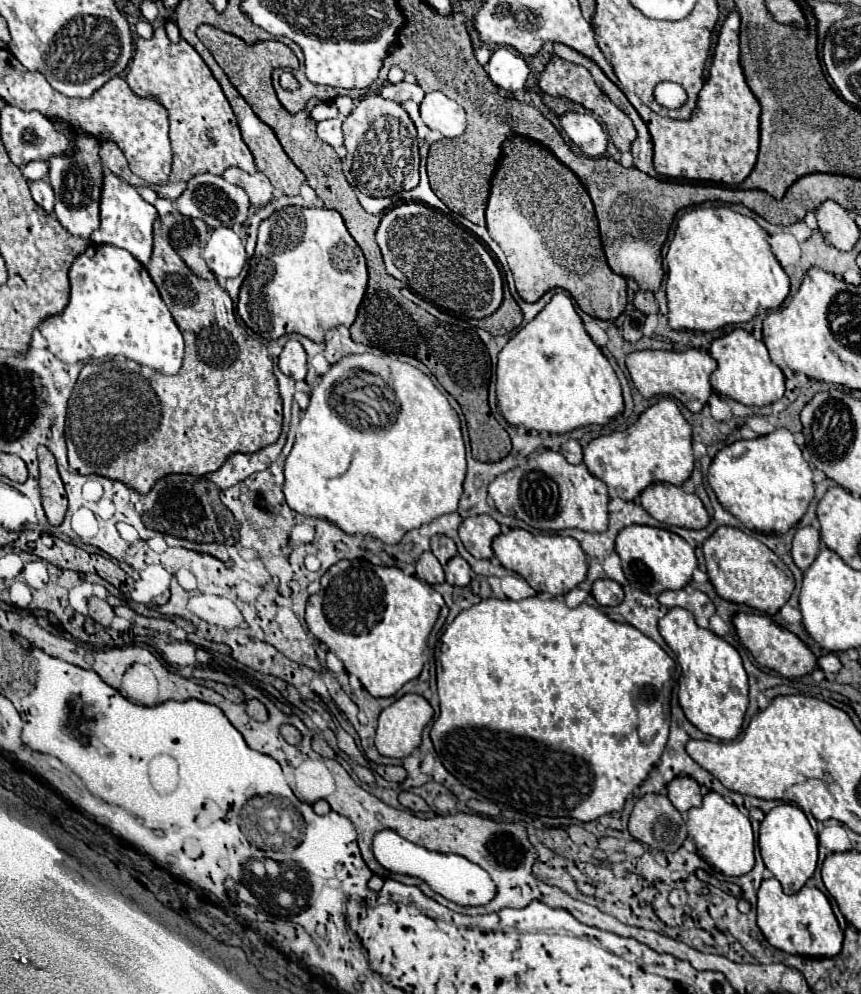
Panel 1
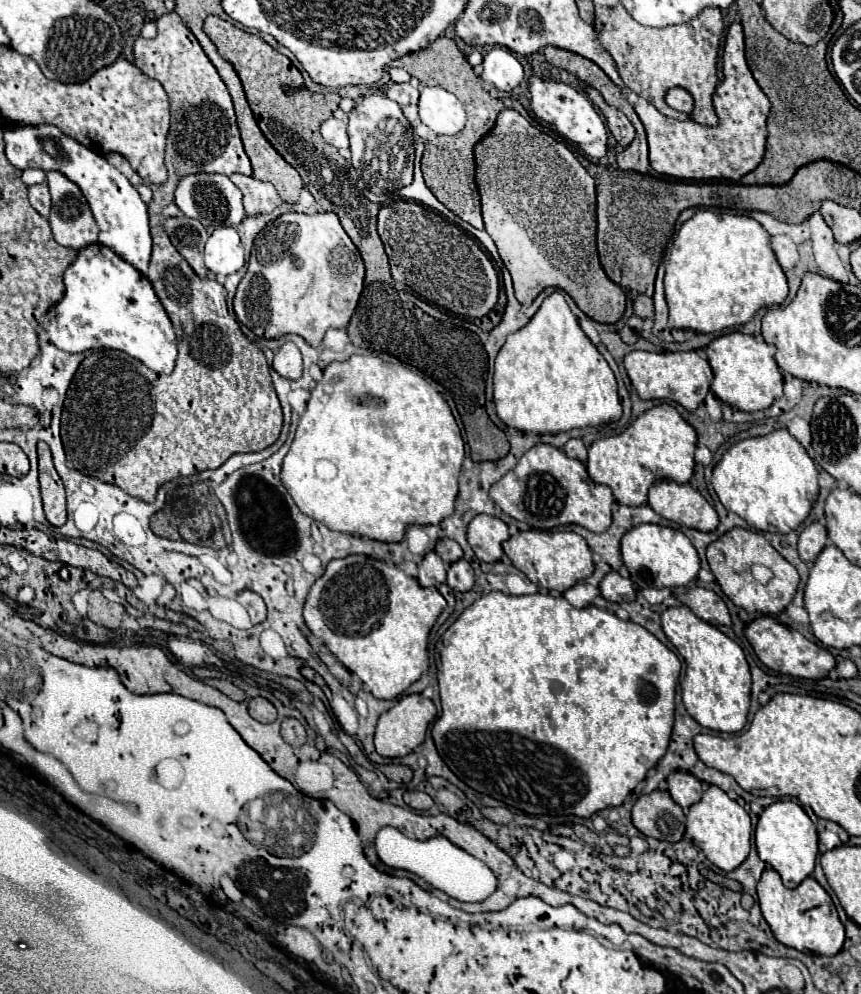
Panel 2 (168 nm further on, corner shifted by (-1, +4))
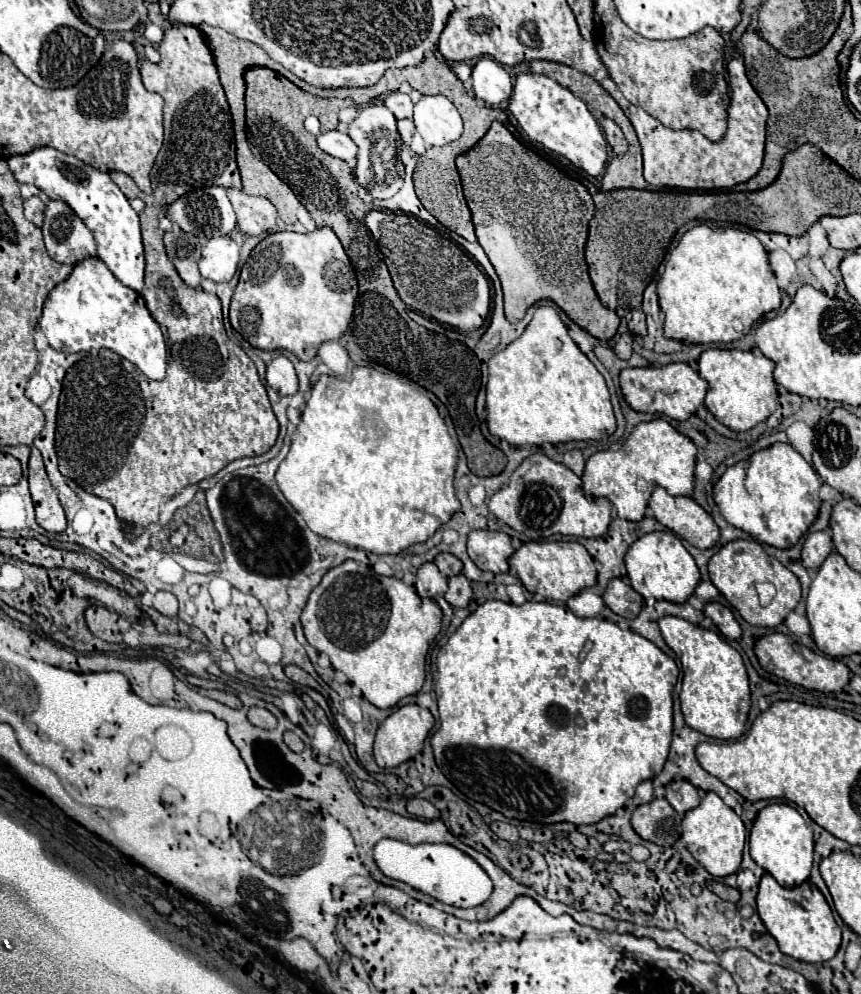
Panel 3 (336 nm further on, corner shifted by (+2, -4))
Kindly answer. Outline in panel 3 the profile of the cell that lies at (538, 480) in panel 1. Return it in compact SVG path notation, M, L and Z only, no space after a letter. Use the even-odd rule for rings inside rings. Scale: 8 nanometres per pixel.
M544 454L528 456L514 470L508 486L500 488L488 500L488 510L516 532L526 534L530 540L548 538L552 534L600 538L606 534L612 520L612 504L606 498L586 498L582 492L582 480L570 468Z

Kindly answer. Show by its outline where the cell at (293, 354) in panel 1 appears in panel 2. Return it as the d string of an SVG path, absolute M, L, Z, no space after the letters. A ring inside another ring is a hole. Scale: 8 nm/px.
M285 342L273 358L273 368L289 380L299 380L303 374L303 358L293 342Z

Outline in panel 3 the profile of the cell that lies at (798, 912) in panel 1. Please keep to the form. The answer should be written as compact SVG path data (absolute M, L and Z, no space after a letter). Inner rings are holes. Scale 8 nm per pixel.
M766 872L760 880L756 910L784 954L800 962L814 962L814 964L834 958L840 946L840 928L834 920L834 914L826 898L812 882L804 882L802 886L796 888L782 888L772 878L772 874Z

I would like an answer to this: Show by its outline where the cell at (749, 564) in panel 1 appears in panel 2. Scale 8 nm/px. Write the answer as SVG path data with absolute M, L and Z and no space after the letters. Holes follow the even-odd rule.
M731 528L721 538L711 542L707 546L707 562L711 566L711 572L715 580L719 582L723 594L739 608L745 608L747 612L761 612L761 614L779 614L791 604L795 590L799 586L799 574L797 570L755 530L745 528ZM763 564L769 570L773 570L773 578L767 584L761 584L753 578L751 566Z

